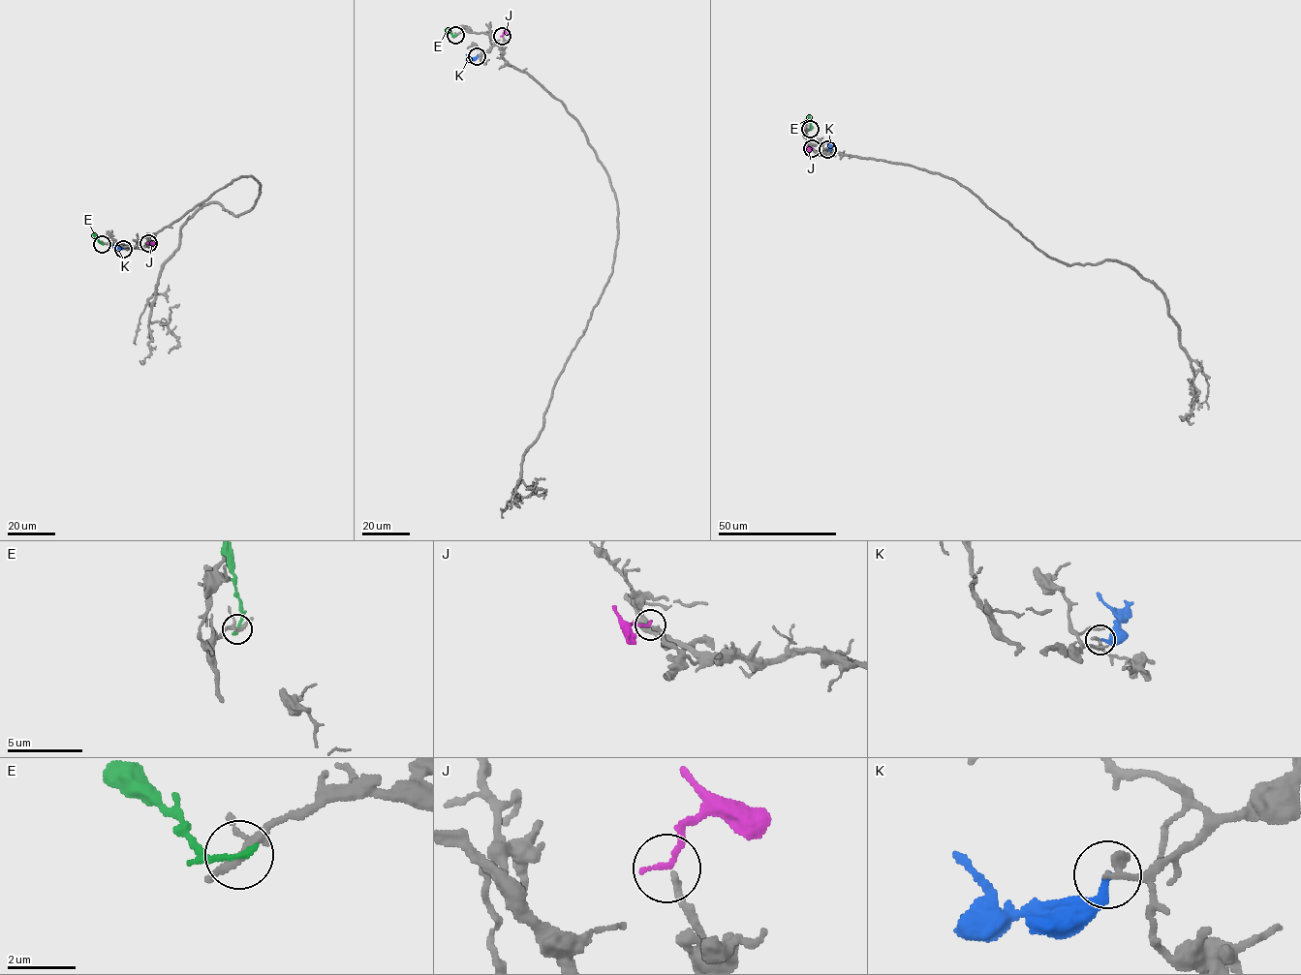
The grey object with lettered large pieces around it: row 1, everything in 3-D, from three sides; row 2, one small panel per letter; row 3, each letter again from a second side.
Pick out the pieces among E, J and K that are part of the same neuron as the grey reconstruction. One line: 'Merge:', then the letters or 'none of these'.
Merge: J

